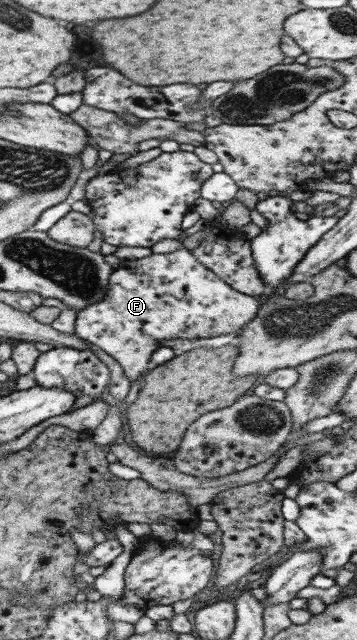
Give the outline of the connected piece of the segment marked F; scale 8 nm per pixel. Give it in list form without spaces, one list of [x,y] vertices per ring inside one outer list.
[[[177,248],[173,252],[165,254],[151,254],[141,257],[141,259],[130,259],[130,260],[120,260],[117,268],[113,268],[111,274],[109,274],[109,279],[107,282],[107,290],[105,290],[105,296],[103,300],[93,303],[91,305],[85,306],[81,310],[76,311],[76,318],[73,327],[73,333],[78,338],[84,339],[93,345],[99,347],[109,354],[111,358],[117,362],[121,367],[121,370],[125,372],[125,376],[129,378],[130,384],[135,384],[135,382],[140,383],[145,377],[149,369],[149,359],[151,353],[159,347],[159,341],[167,341],[167,339],[203,339],[205,337],[215,337],[216,335],[227,335],[227,333],[239,332],[239,330],[246,325],[250,319],[256,316],[257,310],[259,309],[258,297],[248,296],[239,293],[238,291],[232,290],[231,287],[227,286],[222,279],[219,279],[211,270],[208,270],[197,261],[195,256],[191,255],[189,250],[185,248]]]

